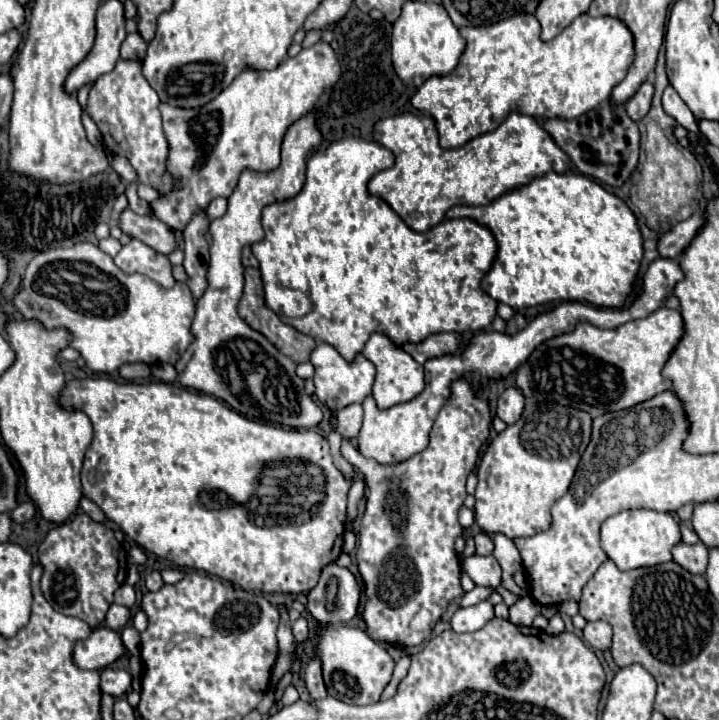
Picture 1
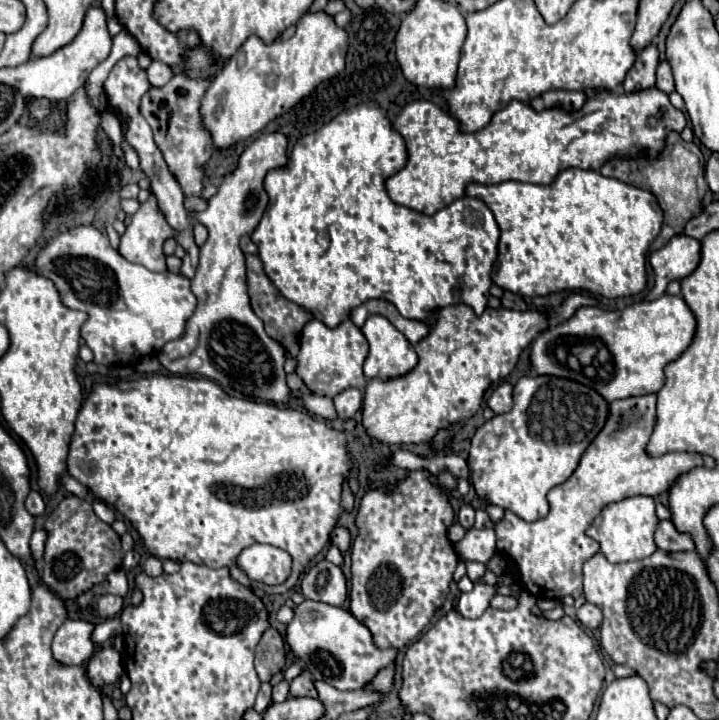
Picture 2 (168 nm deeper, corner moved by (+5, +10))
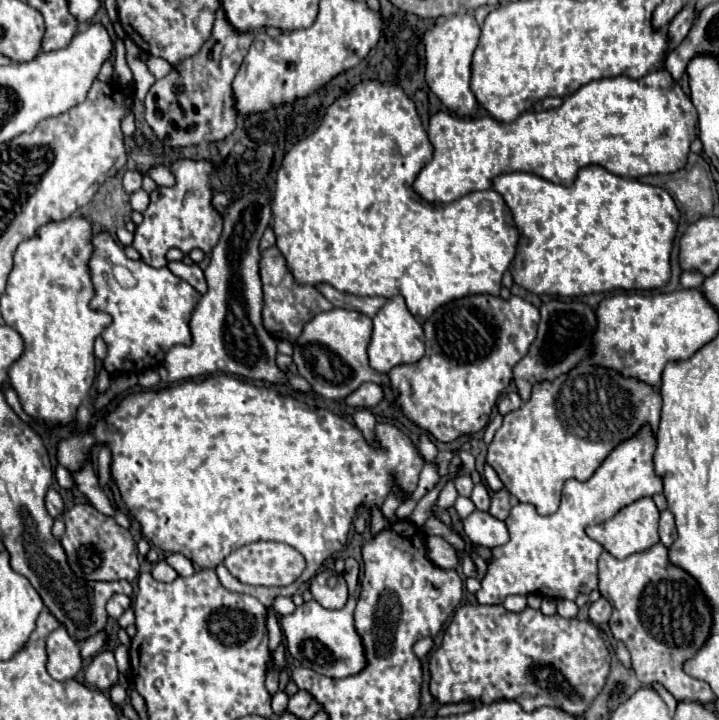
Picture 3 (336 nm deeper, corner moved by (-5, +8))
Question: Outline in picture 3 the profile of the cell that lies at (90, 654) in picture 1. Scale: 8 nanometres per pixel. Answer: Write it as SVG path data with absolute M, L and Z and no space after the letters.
M62 626L48 634L46 652L48 652L46 668L54 680L60 680L60 682L70 680L82 668L80 644L74 642L72 636Z

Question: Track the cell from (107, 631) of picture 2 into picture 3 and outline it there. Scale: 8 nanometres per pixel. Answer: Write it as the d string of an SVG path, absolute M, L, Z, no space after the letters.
M100 632L100 634L92 636L92 638L88 638L88 640L82 644L82 648L80 648L82 660L88 660L88 658L92 658L96 652L100 652L100 648L104 646L104 642L106 642L106 632Z

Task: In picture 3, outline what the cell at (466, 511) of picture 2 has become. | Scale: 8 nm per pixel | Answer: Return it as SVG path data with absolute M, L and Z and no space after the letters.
M484 482L474 484L470 500L476 504L478 510L488 510L490 508L490 490L488 490L488 486Z

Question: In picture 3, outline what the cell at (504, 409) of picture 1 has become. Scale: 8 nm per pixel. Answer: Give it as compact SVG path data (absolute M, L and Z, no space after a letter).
M506 392L506 394L502 394L502 398L500 398L500 402L498 402L498 412L502 414L502 416L506 416L508 412L514 412L516 408L520 408L522 406L522 400L520 400L520 396L518 396L518 392Z

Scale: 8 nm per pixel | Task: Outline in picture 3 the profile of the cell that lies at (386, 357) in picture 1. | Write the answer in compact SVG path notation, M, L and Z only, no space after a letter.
M392 296L380 312L372 318L374 320L374 330L370 336L368 344L368 356L370 356L370 366L378 372L390 372L396 364L412 364L424 356L424 332L420 322L408 312L404 298Z

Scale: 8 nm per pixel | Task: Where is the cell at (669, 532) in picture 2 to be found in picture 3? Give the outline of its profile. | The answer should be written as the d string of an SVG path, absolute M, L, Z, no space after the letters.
M662 510L660 512L660 540L666 546L672 546L676 538L676 530L674 530L674 516L670 510Z

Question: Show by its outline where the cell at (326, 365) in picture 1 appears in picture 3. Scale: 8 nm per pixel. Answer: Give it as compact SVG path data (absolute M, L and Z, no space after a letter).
M332 308L316 314L294 344L294 364L298 374L308 380L312 390L330 400L342 400L364 382L376 382L392 389L387 374L380 374L368 364L368 340L372 334L372 320L356 310Z

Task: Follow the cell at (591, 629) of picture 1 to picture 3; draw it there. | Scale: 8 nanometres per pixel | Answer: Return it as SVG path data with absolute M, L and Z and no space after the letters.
M600 598L598 602L590 604L590 620L594 624L606 624L612 614L612 604L606 598Z

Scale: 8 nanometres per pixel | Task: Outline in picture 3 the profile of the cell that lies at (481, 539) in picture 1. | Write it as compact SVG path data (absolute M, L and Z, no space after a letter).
M502 488L498 492L492 492L492 506L490 506L492 516L496 516L500 520L506 520L510 508L512 508L512 500L510 500L510 492L506 488Z

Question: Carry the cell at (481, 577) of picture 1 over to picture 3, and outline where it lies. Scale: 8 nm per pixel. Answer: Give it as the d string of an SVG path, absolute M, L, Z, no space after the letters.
M474 510L464 520L464 532L470 538L470 542L486 546L486 548L494 548L508 542L506 524L502 520L496 520L490 512Z

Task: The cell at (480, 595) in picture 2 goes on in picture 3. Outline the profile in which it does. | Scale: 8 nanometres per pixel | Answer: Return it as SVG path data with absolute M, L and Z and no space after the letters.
M644 426L636 438L630 438L630 440L622 442L618 448L614 448L590 480L586 480L586 482L568 480L564 484L560 508L554 514L540 516L532 504L516 504L506 518L510 540L504 546L492 548L492 560L488 562L488 570L482 580L482 588L476 594L478 602L480 604L502 604L506 600L506 596L512 596L512 594L522 594L522 596L538 594L538 596L546 596L552 600L560 600L560 598L576 600L578 594L590 594L592 590L596 590L598 588L596 562L604 548L598 542L590 540L586 536L584 528L588 524L602 524L602 522L610 520L624 506L628 506L644 496L654 496L654 494L662 492L662 480L654 474L654 468L652 468L652 454L654 454L654 436L650 434L648 426Z

